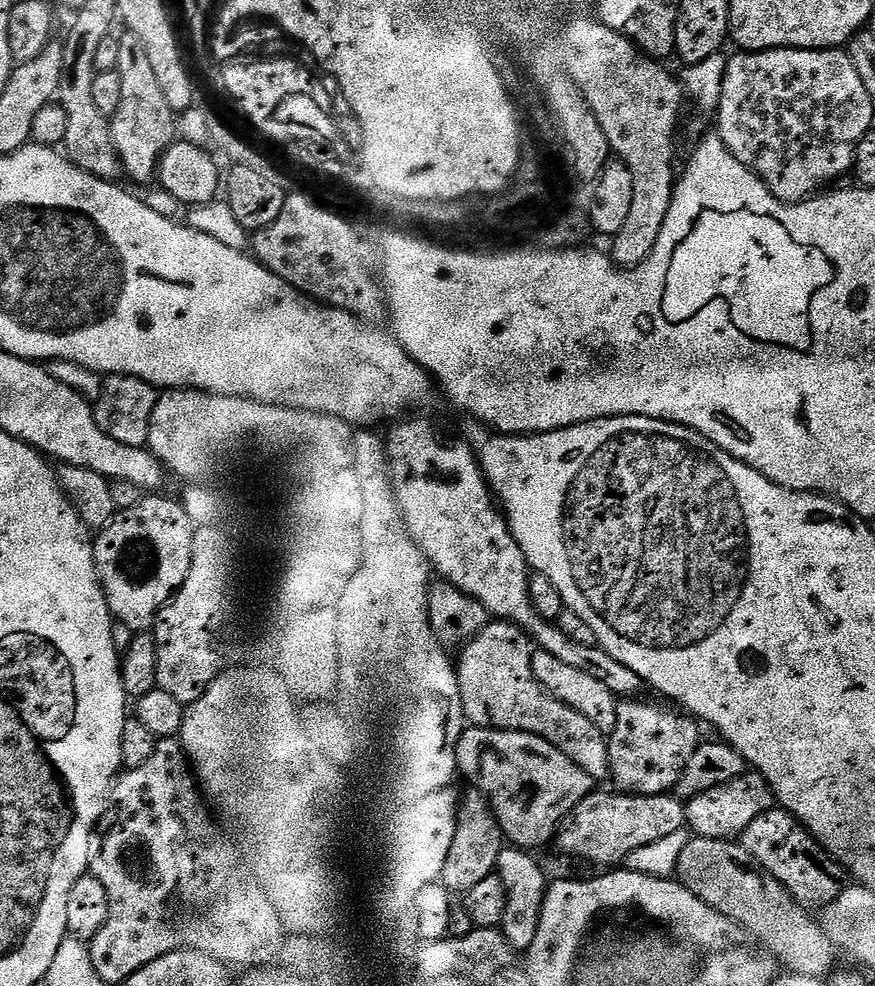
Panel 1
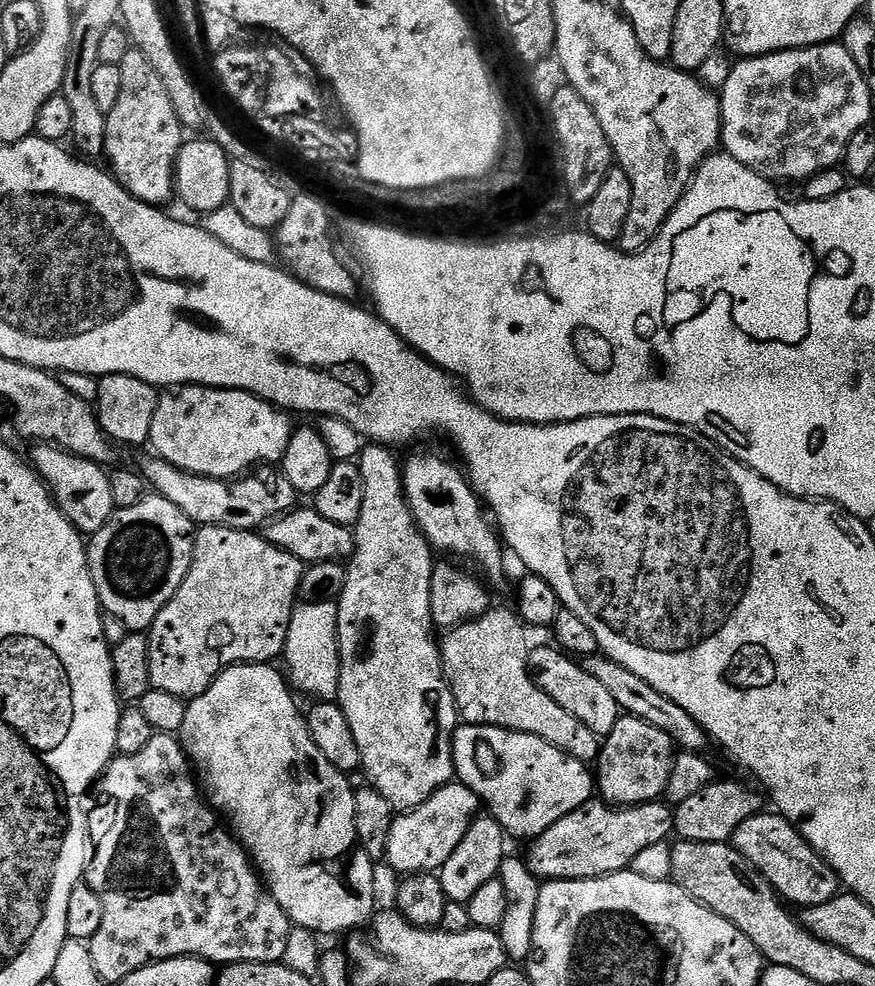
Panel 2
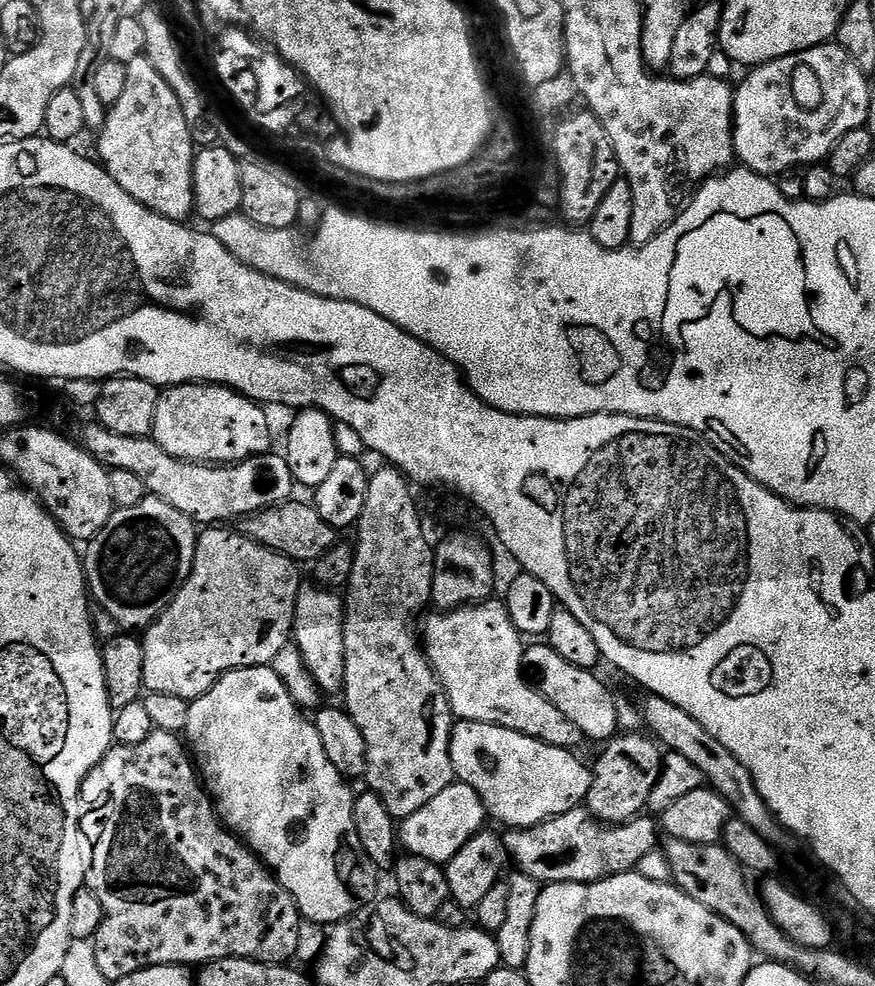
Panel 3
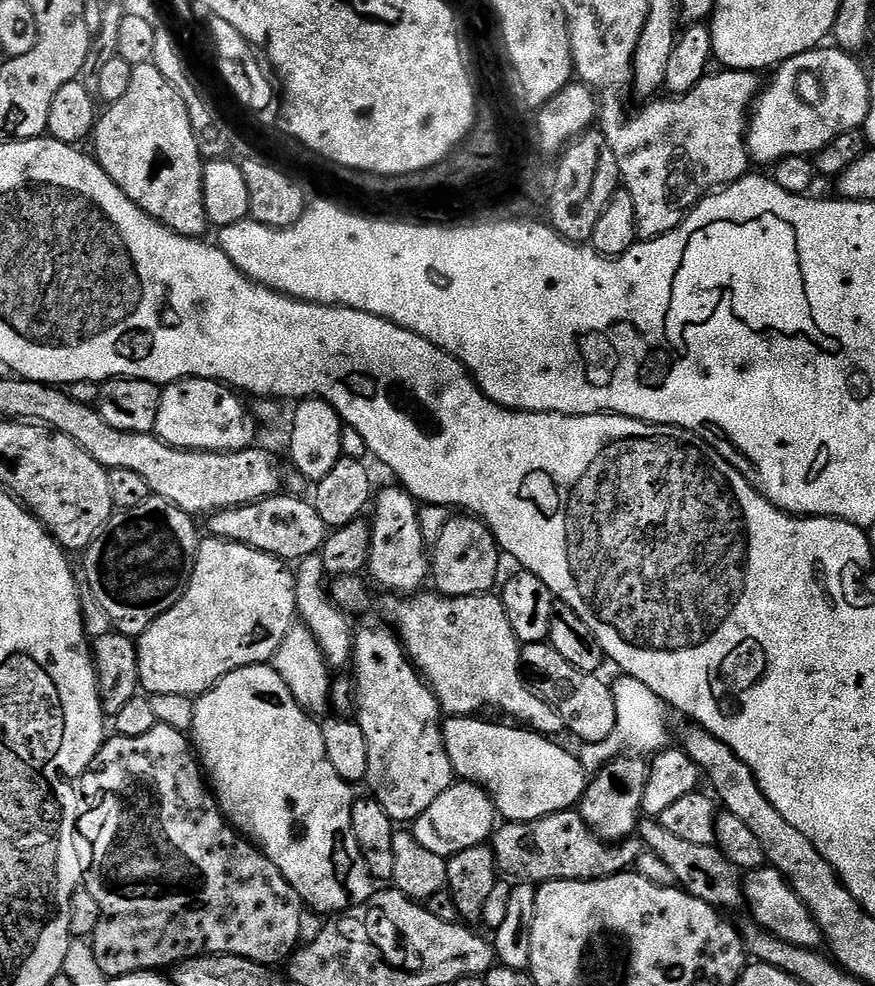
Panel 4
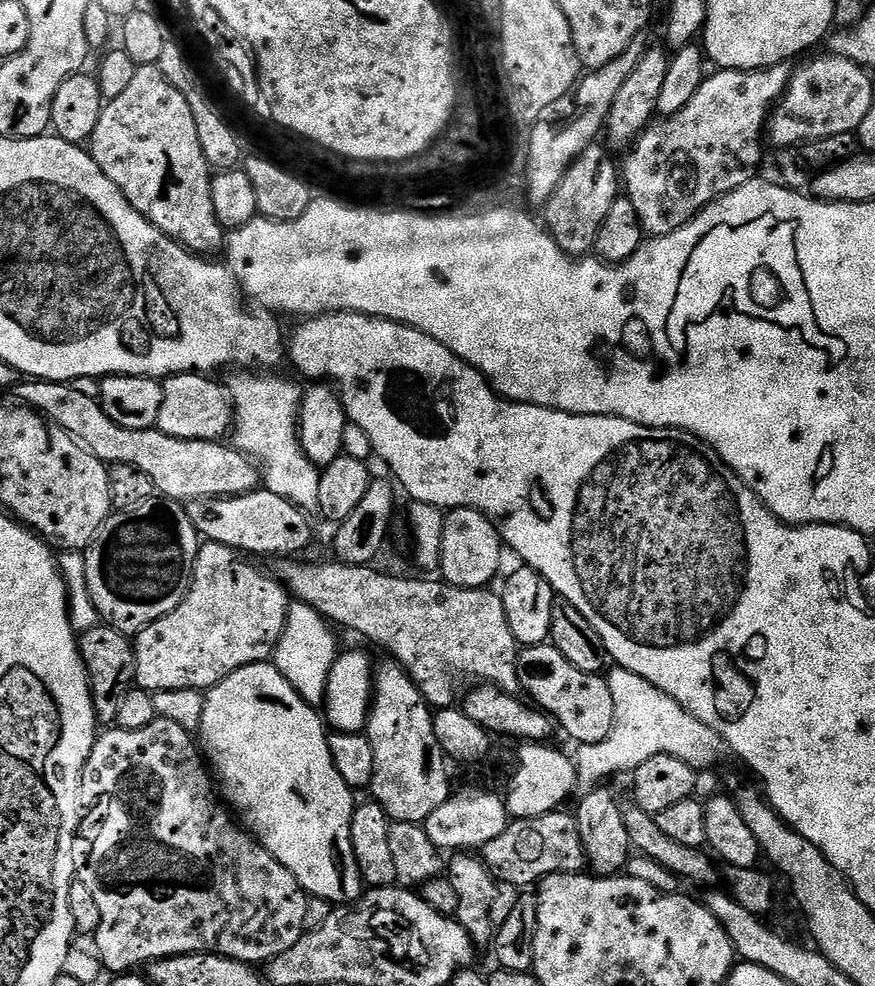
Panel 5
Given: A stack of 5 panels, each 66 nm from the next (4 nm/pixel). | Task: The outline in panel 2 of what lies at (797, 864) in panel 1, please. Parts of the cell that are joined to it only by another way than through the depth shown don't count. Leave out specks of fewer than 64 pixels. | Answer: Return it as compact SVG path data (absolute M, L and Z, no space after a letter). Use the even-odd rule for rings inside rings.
M757 814L746 818L742 826L731 838L731 845L754 866L770 882L770 886L789 905L800 904L801 909L822 906L822 902L830 902L841 891L839 874L804 841L795 824L791 824L785 816Z

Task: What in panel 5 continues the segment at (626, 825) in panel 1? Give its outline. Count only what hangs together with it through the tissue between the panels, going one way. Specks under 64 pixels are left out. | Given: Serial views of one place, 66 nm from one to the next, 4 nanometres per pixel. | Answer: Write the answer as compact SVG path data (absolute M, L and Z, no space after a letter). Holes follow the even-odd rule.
M557 810L525 820L513 819L498 838L486 842L482 849L484 864L502 884L514 884L527 889L527 884L539 885L541 880L563 872L583 873L586 868L582 838L578 834L575 815Z

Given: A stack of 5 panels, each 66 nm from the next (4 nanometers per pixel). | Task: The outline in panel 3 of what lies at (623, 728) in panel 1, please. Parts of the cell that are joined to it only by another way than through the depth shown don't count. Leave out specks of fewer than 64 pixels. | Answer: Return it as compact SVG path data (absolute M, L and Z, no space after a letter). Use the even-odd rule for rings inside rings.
M636 730L627 734L617 735L603 745L604 753L597 758L592 768L592 785L588 791L586 807L593 812L603 824L625 824L626 821L641 815L647 809L650 792L658 782L660 772L664 769L665 753L661 745L651 735L643 734Z

